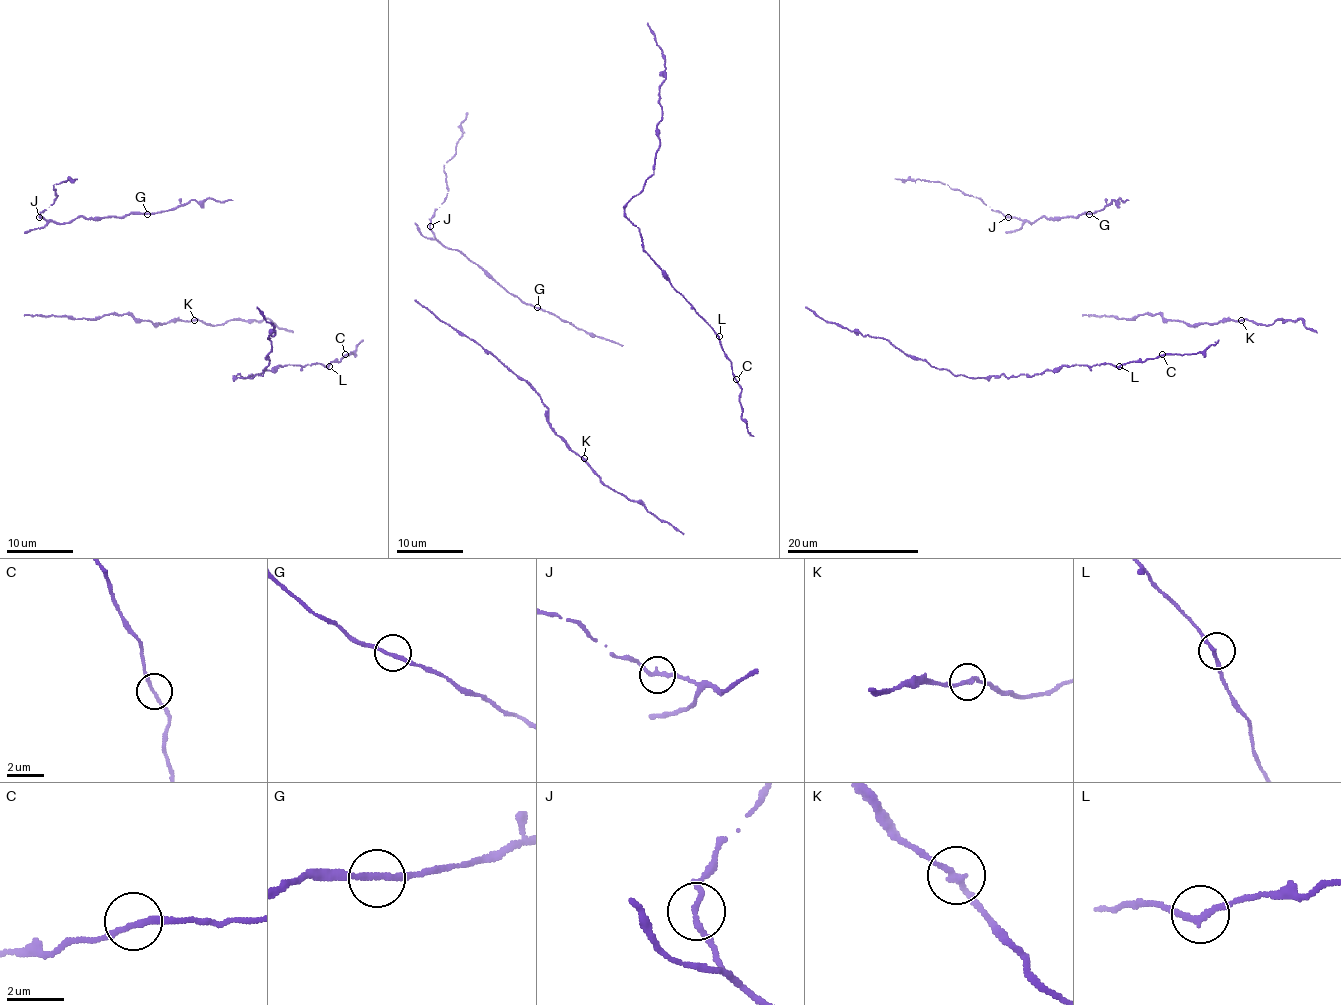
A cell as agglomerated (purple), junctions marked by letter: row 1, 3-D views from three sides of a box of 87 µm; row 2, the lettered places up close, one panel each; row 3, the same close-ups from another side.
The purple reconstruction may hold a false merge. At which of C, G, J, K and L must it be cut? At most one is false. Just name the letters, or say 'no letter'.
no letter

